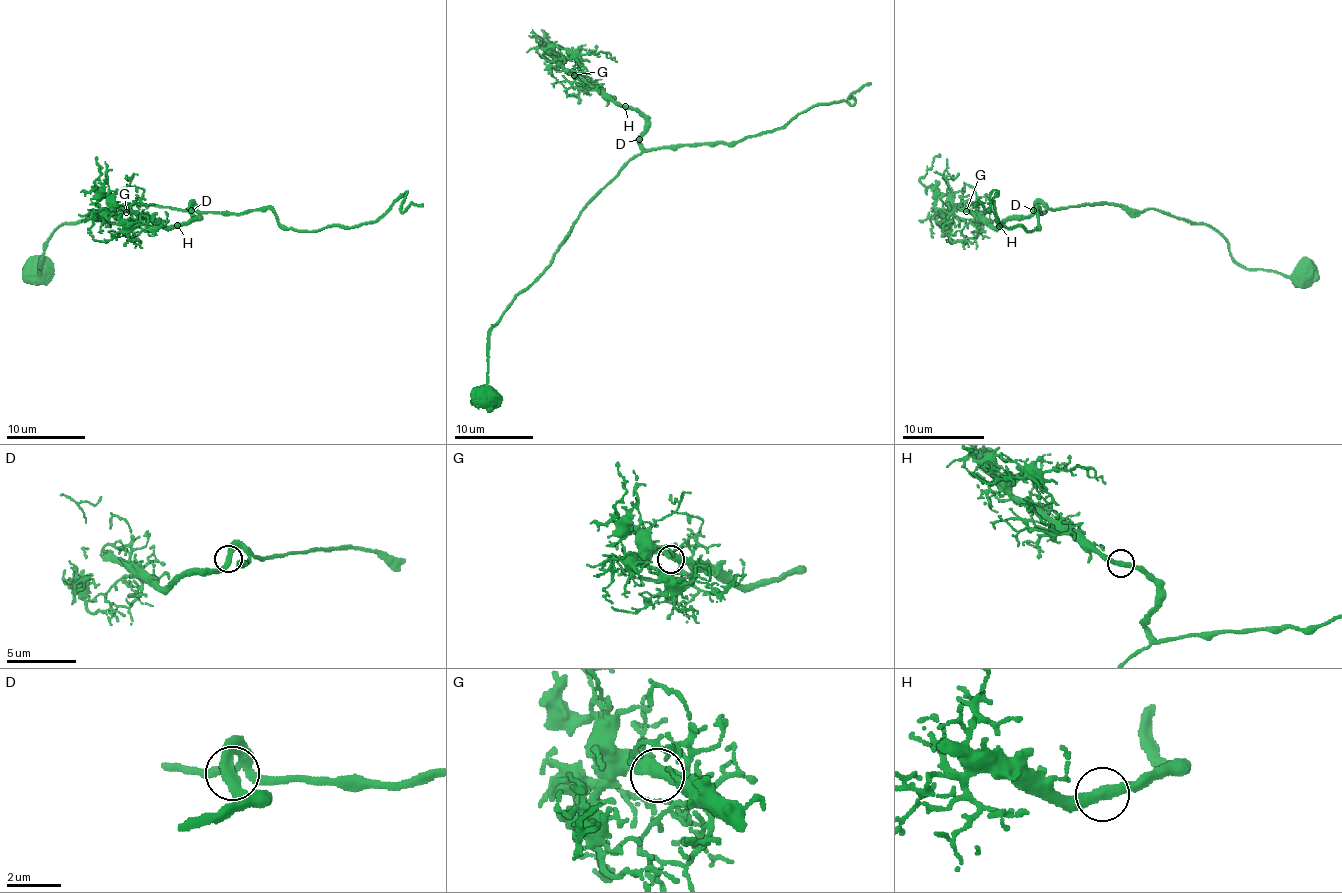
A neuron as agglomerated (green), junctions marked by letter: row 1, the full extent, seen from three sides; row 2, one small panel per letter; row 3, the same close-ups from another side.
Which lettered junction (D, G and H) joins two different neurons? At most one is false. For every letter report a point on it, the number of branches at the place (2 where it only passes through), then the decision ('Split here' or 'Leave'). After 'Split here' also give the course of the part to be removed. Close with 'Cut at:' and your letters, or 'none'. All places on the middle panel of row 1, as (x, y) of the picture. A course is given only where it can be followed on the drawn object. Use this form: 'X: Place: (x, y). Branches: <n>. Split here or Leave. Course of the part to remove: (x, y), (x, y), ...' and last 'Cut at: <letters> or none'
D: Place: (639, 139). Branches: 2. Leave
G: Place: (574, 75). Branches: 3. Leave
H: Place: (625, 106). Branches: 2. Leave
Cut at: none

